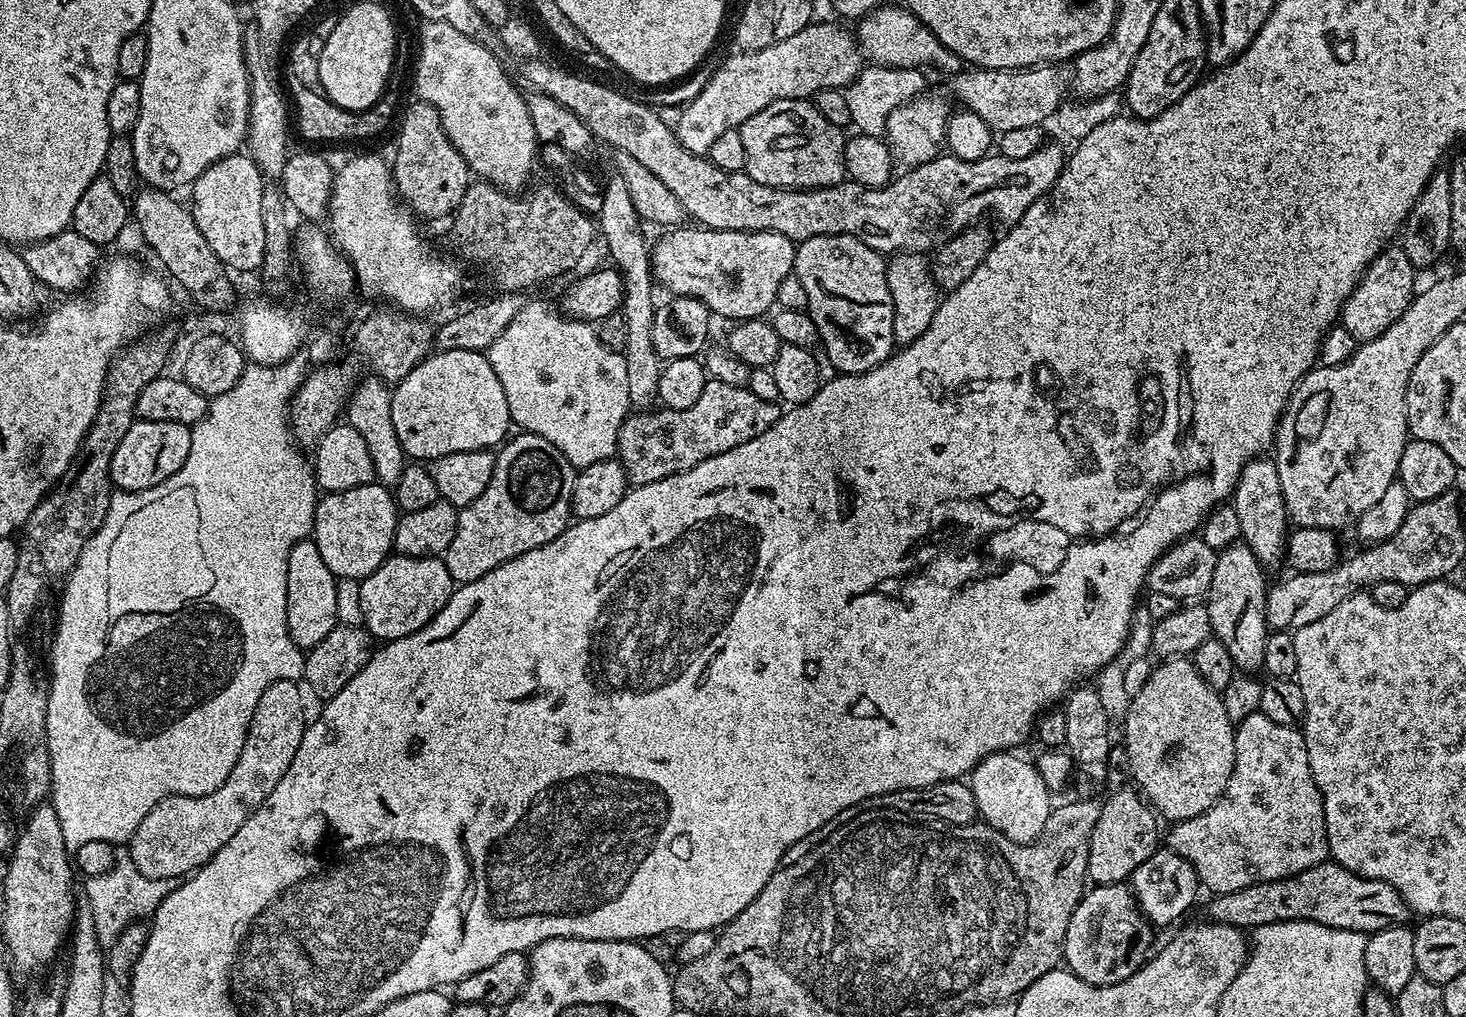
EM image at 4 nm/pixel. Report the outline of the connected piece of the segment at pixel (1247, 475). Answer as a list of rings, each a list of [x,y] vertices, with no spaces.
[[[1257,458],[1249,462],[1238,478],[1230,497],[1233,510],[1238,514],[1243,543],[1254,550],[1261,564],[1271,566],[1285,559],[1286,545],[1290,537],[1290,521],[1282,494],[1282,482],[1278,482],[1275,459]]]

